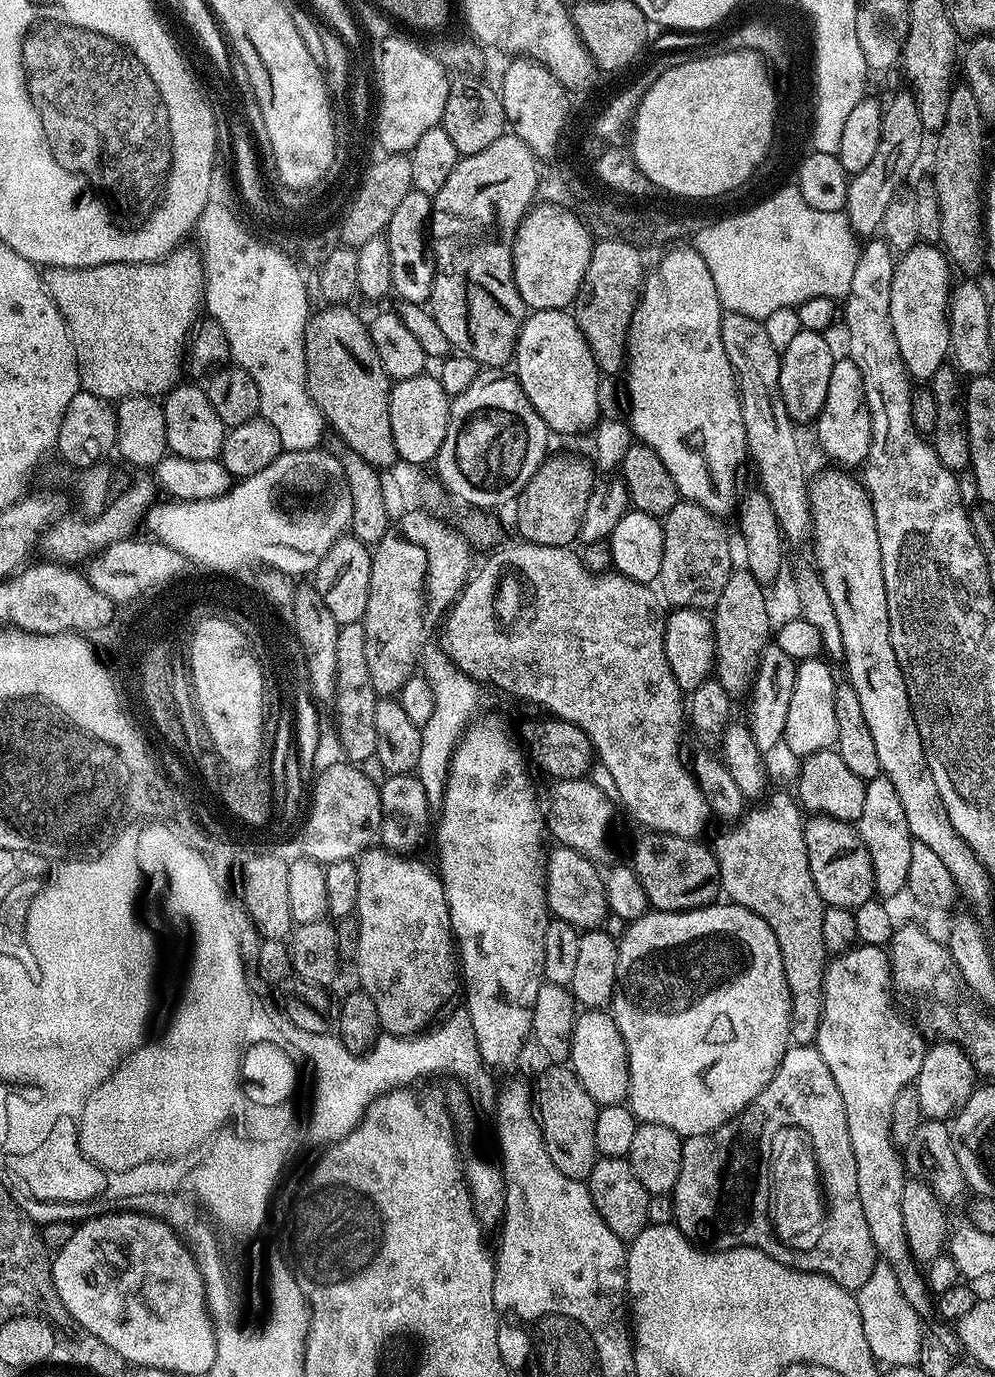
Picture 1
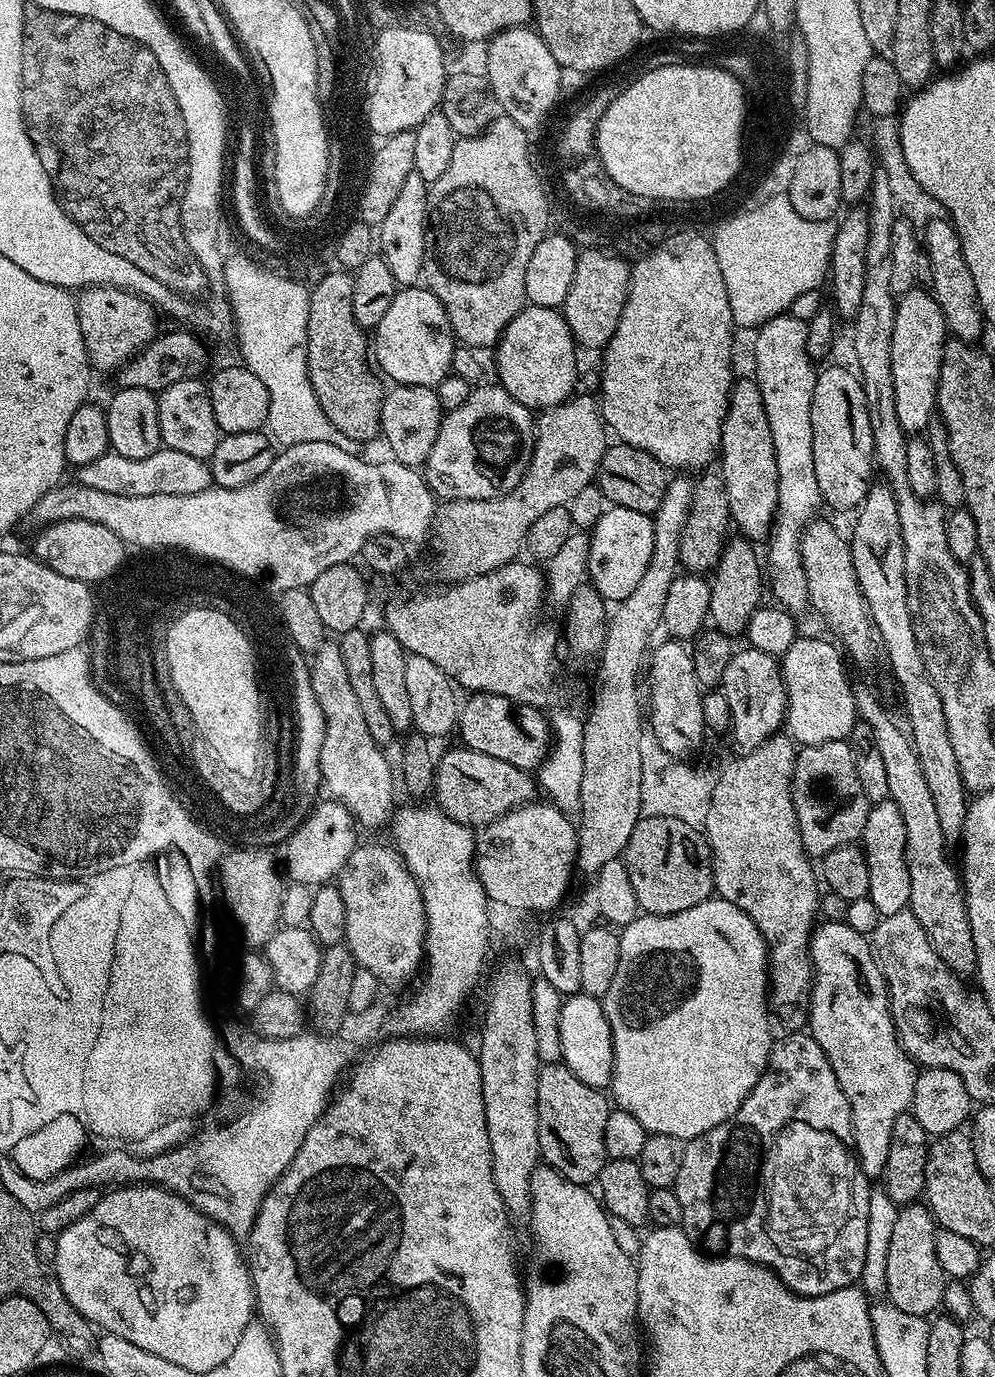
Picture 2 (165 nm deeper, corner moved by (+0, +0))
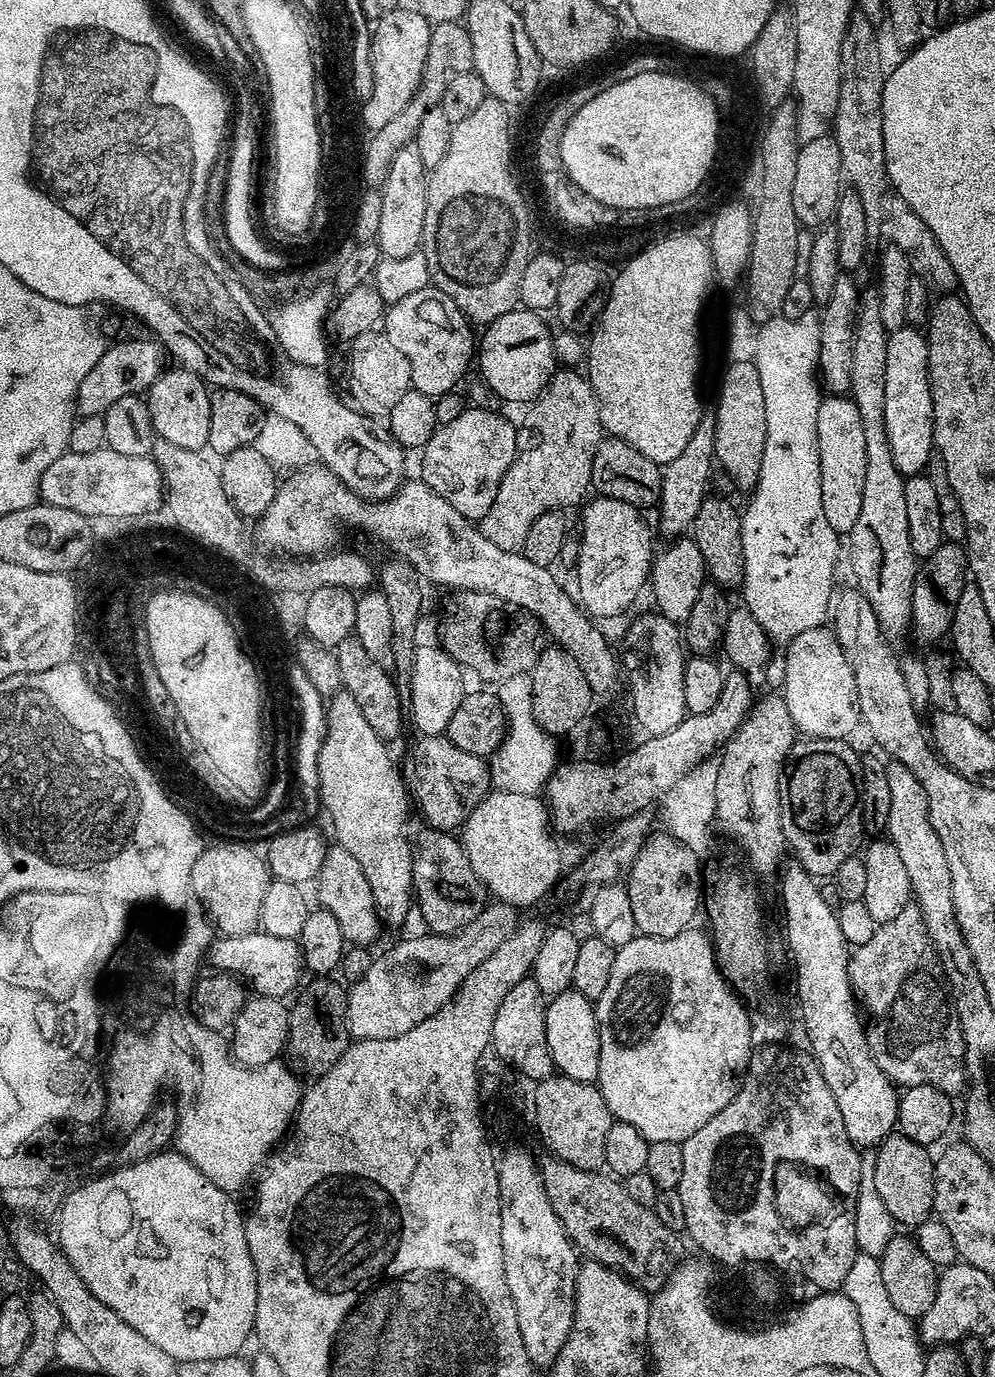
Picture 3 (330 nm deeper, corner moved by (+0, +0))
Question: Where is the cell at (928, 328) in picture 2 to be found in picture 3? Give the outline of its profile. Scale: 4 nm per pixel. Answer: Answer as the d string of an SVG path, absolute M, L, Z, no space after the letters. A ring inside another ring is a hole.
M905 326L889 331L886 342L886 438L894 454L894 462L905 477L923 473L934 451L932 442L932 391L928 377L928 341L919 327Z

